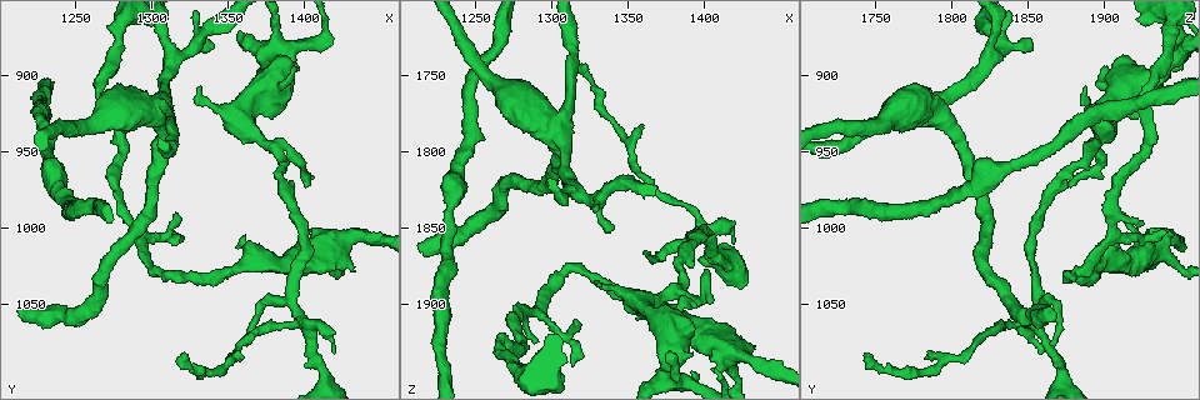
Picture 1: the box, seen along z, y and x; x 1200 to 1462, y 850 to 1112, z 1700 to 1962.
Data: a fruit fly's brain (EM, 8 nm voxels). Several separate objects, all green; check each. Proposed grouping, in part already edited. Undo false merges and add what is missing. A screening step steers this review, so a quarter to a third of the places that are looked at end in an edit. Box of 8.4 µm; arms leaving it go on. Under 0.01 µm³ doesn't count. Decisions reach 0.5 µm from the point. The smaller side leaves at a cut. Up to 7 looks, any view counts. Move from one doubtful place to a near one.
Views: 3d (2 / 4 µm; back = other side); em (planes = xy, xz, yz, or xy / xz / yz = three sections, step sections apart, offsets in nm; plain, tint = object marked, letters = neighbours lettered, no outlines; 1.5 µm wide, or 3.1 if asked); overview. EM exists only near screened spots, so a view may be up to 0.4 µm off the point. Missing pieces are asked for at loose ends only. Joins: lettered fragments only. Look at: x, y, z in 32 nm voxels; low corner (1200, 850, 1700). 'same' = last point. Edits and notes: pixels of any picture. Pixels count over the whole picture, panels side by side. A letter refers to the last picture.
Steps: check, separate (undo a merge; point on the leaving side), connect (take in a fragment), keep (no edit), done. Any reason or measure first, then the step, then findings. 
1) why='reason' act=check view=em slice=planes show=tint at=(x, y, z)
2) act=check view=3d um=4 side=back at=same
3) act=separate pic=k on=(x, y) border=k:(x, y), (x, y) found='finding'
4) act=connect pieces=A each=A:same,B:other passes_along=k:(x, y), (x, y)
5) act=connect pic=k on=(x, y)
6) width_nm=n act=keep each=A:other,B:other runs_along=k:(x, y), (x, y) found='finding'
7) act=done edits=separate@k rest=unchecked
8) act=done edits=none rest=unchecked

why='tapers out' act=check view=em slice=xz step=4 show=tint at=(1312, 1002, 1940)

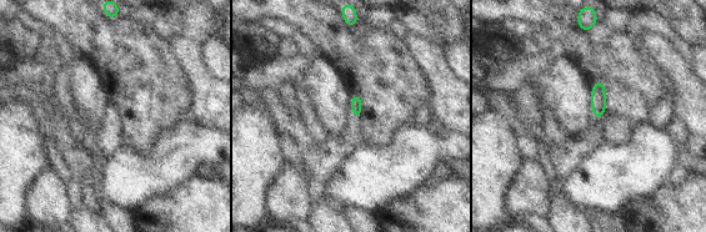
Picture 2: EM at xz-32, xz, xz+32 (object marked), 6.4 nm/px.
why='another direction' act=check view=em slice=yz step=8 show=letters at=same

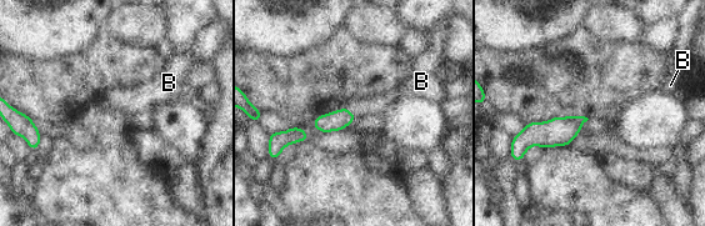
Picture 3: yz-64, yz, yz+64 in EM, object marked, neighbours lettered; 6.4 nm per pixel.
act=connect pieces=B each=B:same passes_along=3:(334, 121), (351, 112), (376, 104) found='the cell continues'

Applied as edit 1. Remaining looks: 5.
why='see it whole again' act=check view=overview

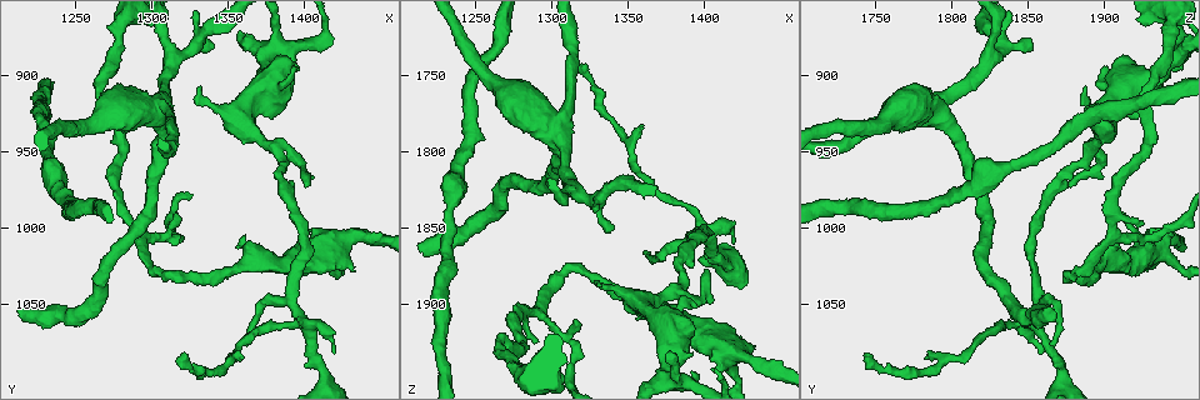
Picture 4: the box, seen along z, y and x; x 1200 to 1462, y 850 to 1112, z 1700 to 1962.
why='free end' act=check view=3d um=2 at=(1358, 1084, 1782)

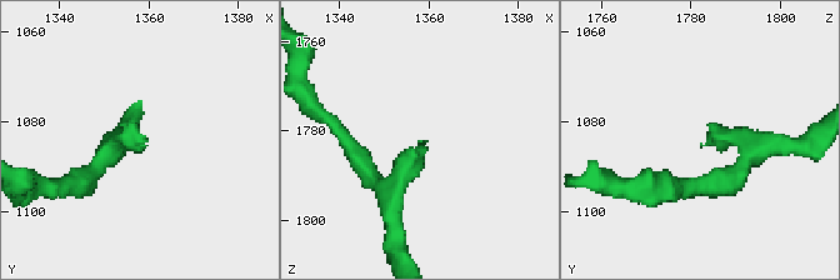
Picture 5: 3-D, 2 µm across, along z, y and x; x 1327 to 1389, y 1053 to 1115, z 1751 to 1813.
act=check view=em slice=planes show=letters at=(1358, 1085, 1781)

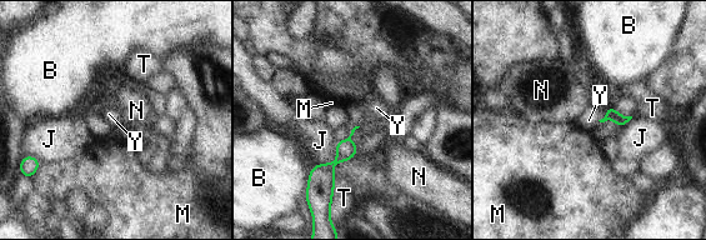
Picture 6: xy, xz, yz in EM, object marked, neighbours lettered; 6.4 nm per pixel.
longest_contact=J:220nm act=connect pieces=Y each=B:other,J:other,M:other,N:other,T:other,Y:same found='it goes on there'

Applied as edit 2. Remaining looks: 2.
act=done edits=connect@3,connect@6 rest=unchecked

